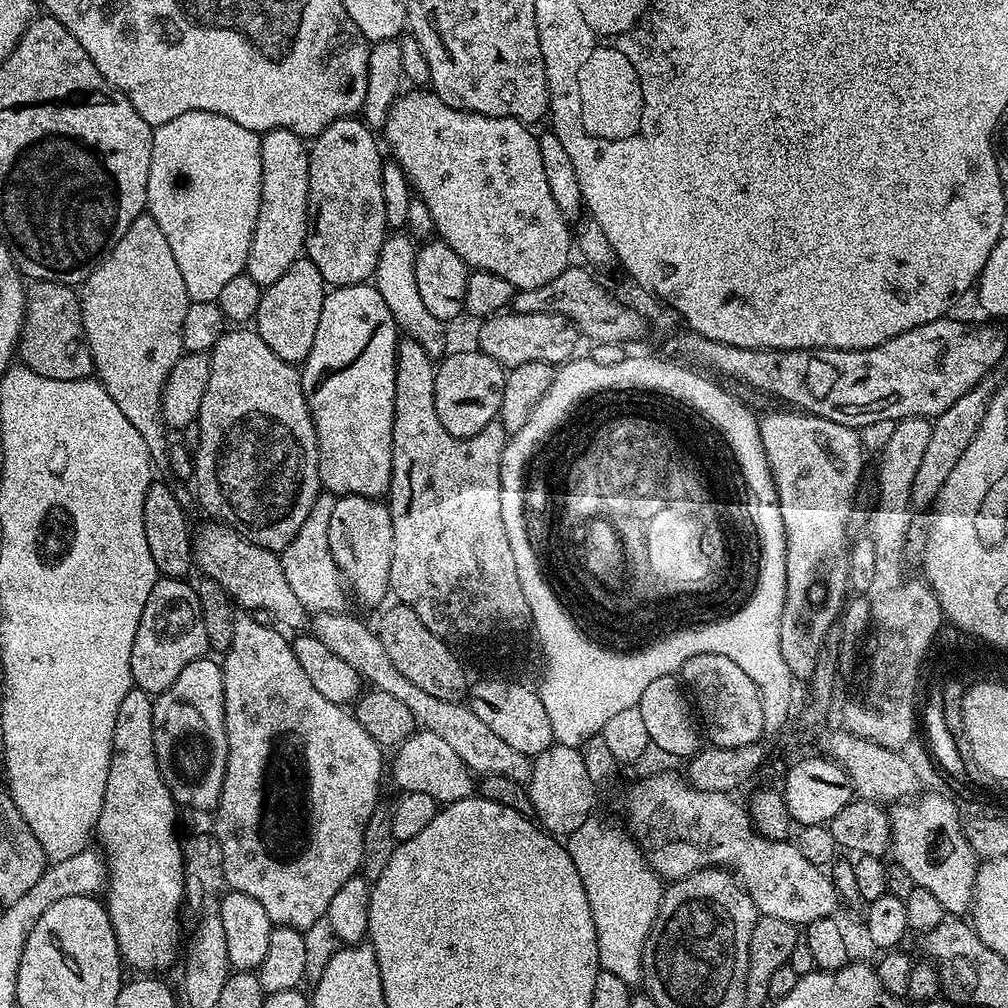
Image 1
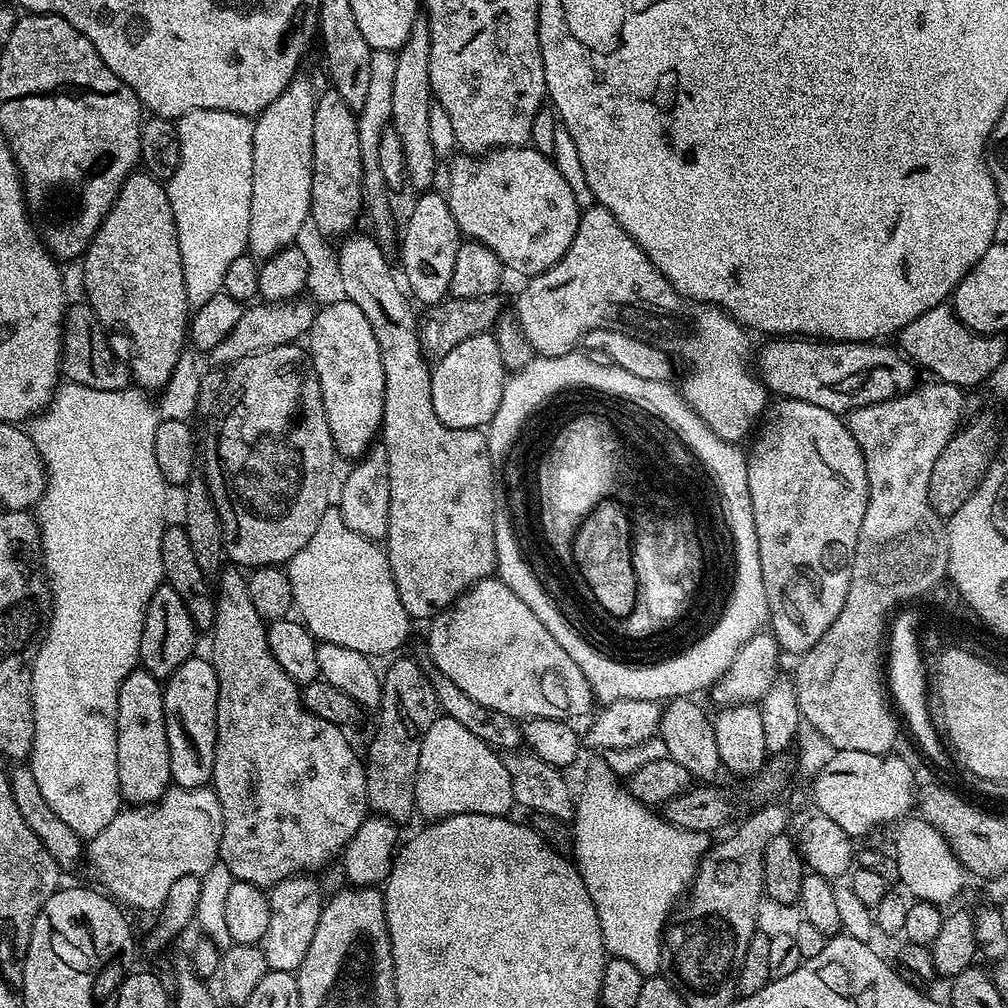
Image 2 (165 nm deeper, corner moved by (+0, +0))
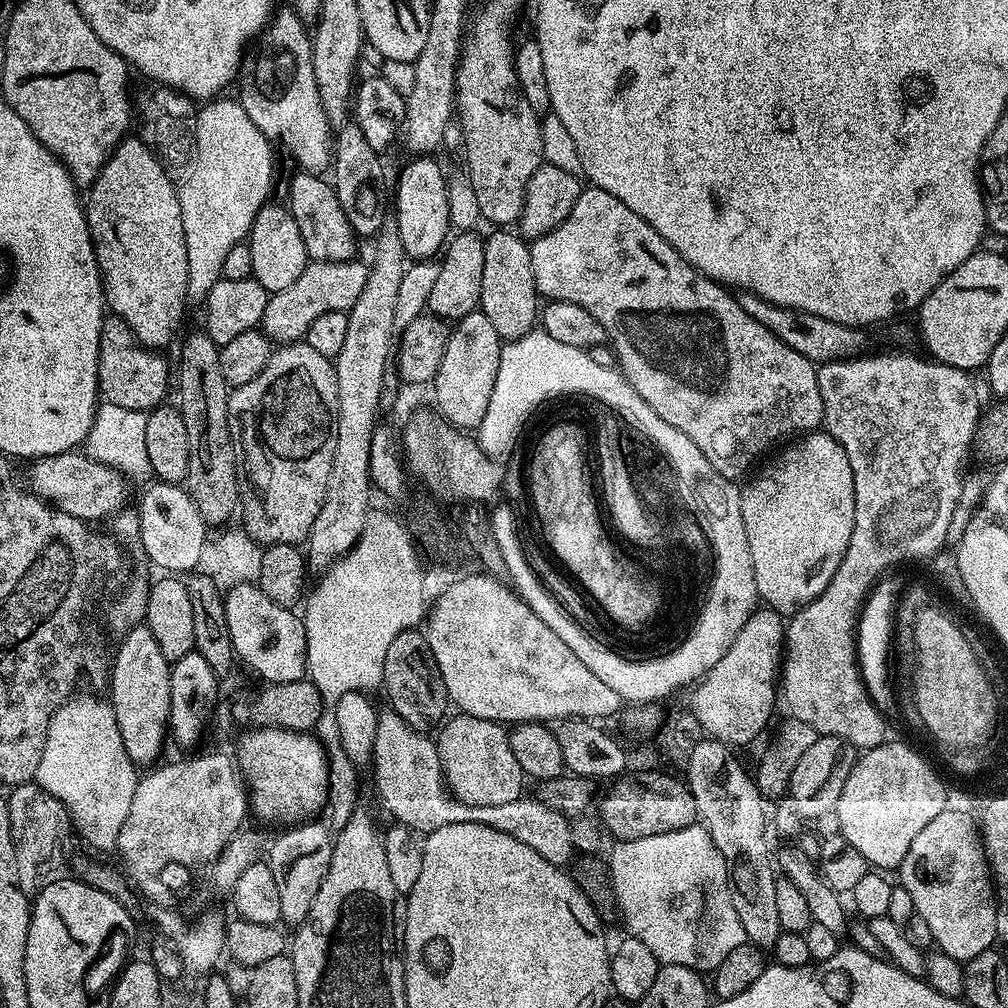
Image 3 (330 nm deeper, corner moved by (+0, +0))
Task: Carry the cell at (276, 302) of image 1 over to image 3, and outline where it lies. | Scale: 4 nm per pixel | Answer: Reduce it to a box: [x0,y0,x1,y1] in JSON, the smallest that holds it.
[246,202,310,294]

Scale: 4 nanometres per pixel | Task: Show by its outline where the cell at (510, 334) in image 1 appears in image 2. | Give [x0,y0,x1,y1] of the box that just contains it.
[514,206,770,441]

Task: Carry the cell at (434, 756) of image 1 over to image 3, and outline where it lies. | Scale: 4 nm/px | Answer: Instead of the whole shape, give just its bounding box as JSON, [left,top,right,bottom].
[435,714,526,806]

